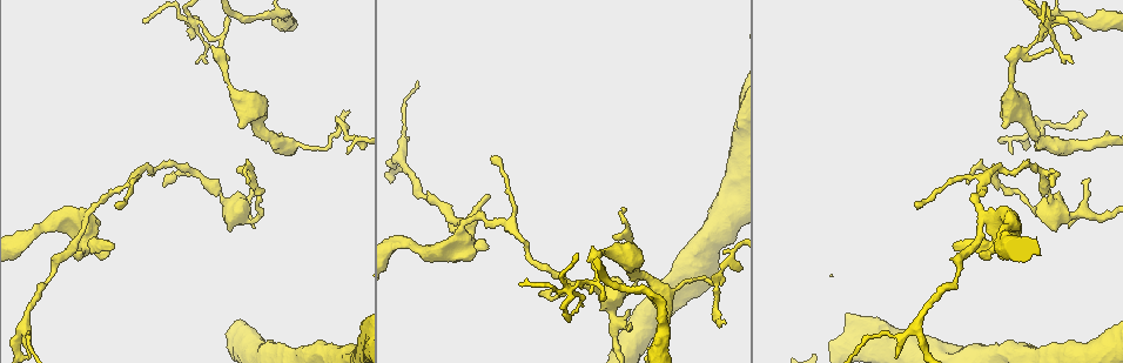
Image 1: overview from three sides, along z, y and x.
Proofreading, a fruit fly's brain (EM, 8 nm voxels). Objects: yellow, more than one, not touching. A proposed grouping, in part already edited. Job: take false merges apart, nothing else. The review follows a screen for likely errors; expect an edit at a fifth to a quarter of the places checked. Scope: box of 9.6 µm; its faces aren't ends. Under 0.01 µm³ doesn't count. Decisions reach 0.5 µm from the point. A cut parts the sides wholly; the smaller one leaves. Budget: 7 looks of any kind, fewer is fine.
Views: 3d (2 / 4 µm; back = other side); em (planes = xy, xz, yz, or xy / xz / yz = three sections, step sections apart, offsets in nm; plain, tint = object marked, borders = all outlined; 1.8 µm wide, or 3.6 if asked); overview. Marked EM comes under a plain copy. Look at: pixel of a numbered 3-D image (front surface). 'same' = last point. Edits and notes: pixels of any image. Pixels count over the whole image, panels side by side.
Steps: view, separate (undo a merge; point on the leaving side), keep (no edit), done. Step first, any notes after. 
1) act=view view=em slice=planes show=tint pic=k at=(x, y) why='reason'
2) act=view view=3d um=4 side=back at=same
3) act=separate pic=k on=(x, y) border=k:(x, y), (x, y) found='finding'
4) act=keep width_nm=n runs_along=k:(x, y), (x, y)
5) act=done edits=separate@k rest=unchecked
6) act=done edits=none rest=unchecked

act=view view=em slice=planes show=borders pic=1 at=(190, 18) why='arms part here'

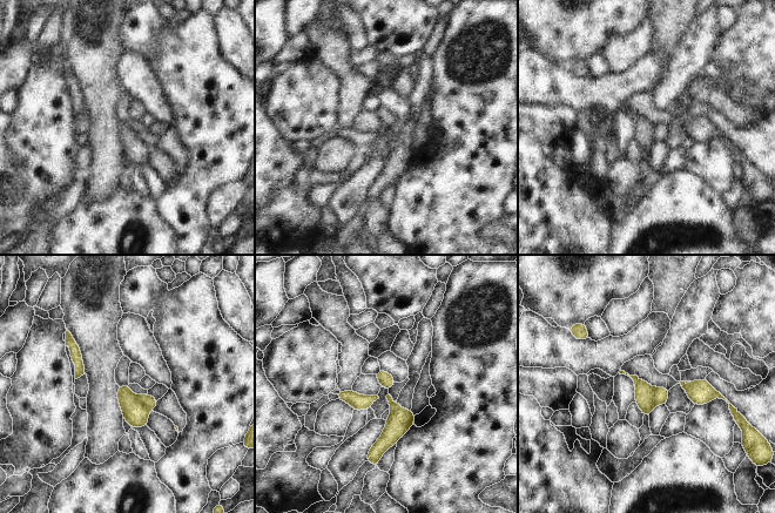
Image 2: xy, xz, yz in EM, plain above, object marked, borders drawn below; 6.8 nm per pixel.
act=separate pic=2 on=(136, 416) width_nm=100 border=2:(135, 396), (149, 410) found='two neurons meet here'

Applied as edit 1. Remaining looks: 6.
act=view view=3d um=4 pic=1 at=(1012, 82) why='thin neck'

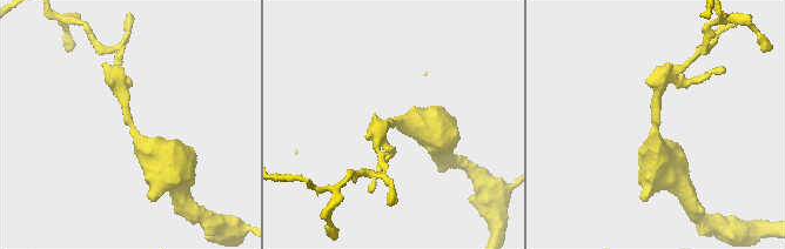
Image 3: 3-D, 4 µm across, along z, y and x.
act=view view=em slice=planes show=tint pic=3 at=(130, 125) why='need the tissue'

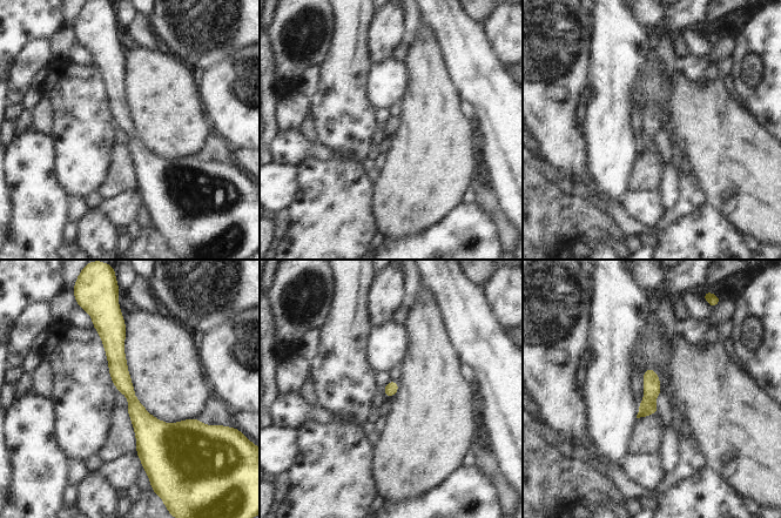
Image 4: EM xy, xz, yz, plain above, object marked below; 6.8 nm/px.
act=keep runs_along=4:(115, 322), (146, 459) found='continuous, no second neuron'

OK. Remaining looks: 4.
act=view view=em slice=yz step=8 show=borders pic=1 at=(25, 325) why='calibre changes'

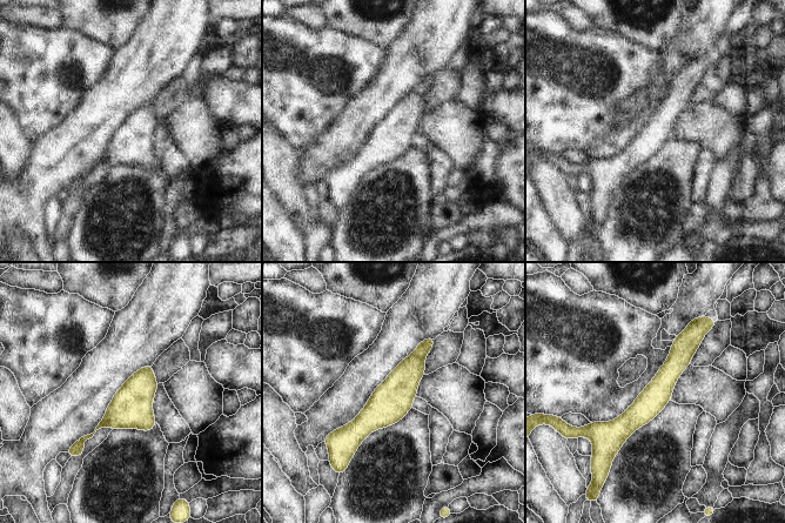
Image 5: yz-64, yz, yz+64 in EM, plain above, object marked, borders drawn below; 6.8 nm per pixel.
act=keep runs_along=5:(692, 334), (614, 448) found='one neuron here'

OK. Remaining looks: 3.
act=done edits=separate@2 rest=unchecked

